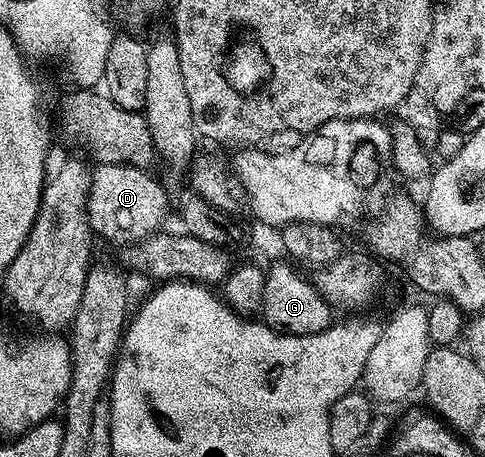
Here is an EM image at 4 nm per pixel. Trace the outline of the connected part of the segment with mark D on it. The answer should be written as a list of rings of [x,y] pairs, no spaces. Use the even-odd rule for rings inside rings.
[[[105,166],[96,174],[94,184],[93,231],[112,242],[139,243],[157,233],[168,214],[166,186],[159,177],[151,178],[147,169],[139,166]]]

